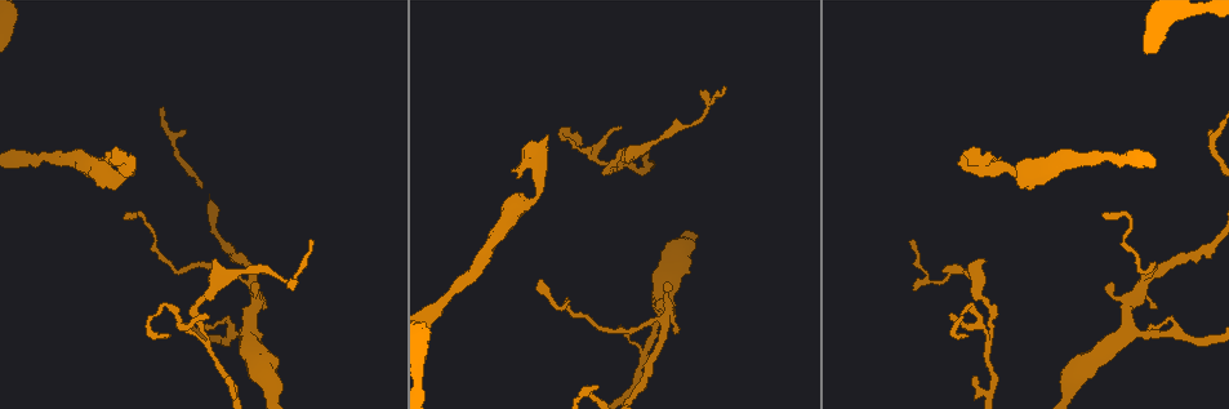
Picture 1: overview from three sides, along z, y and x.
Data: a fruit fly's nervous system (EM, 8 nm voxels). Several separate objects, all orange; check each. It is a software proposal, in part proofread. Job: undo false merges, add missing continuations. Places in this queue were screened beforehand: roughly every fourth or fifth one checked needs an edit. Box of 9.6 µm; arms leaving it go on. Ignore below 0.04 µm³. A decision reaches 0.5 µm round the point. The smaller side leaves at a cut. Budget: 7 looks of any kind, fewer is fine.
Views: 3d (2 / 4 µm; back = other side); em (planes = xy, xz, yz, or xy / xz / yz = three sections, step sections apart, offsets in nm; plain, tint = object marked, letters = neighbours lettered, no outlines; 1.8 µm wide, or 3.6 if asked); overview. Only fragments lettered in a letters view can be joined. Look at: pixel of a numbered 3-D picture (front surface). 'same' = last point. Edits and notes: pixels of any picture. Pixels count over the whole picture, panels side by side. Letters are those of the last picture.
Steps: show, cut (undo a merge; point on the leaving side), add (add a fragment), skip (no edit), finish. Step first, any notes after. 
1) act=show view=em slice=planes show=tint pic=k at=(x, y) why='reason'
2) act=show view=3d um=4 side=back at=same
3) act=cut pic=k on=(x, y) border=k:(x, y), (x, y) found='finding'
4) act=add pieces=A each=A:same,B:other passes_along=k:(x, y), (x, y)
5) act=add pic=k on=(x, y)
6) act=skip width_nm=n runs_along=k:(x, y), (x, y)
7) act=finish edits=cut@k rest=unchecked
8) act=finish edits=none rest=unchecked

act=show view=3d um=4 pic=1 at=(999, 158) why='an open end'

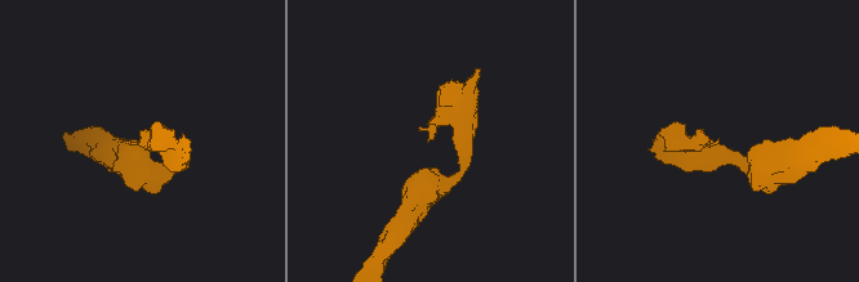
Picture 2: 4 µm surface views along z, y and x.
act=show view=em slice=planes show=letters pic=2 at=(718, 142)

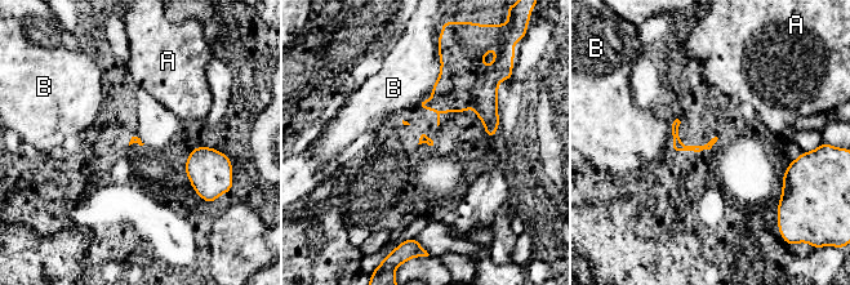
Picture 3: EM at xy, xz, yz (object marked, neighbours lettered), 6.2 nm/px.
act=skip longest_contact=B:240nm each=A:other,B:other found='none of them fits'

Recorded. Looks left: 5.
act=show view=em slice=planes show=letters pic=1 at=(669, 287) why='an open end'

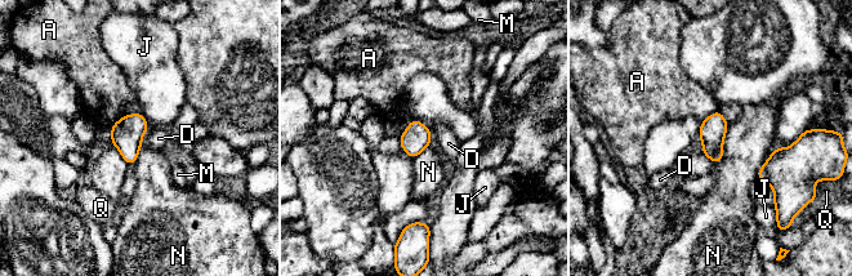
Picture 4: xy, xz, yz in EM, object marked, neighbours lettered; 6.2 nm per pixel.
act=skip each=A:other,D:other,J:other,M:other,N:other,Q:other found='no lettered fragment goes on from it'

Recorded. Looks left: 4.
act=show view=3d um=2 pic=1 at=(911, 242)

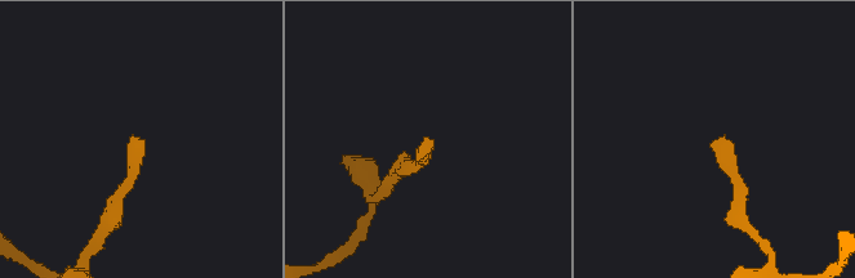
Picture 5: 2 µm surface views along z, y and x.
act=show view=em slice=xy step=8 show=letters pic=5 at=(425, 138)

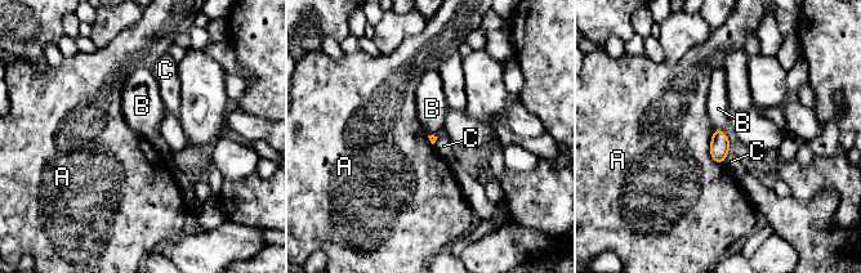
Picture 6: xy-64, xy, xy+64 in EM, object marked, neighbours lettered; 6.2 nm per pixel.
act=skip each=A:other,B:other,C:other border=6:(714, 129), (710, 156), (721, 165) found='none of them fits'

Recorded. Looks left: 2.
act=finish edits=none rest=unchecked

